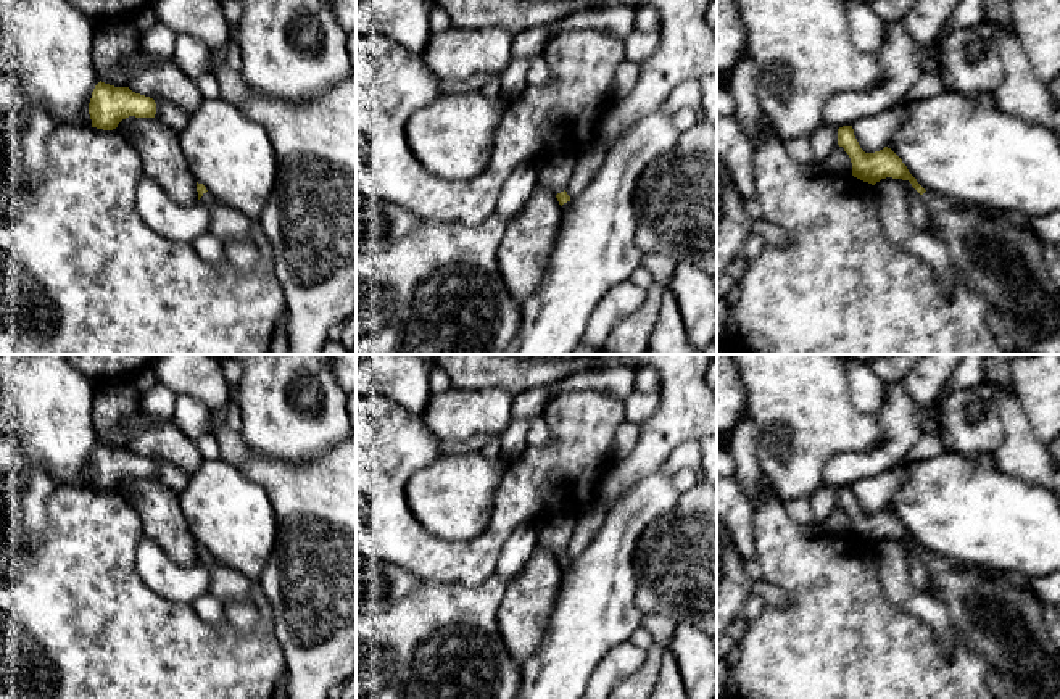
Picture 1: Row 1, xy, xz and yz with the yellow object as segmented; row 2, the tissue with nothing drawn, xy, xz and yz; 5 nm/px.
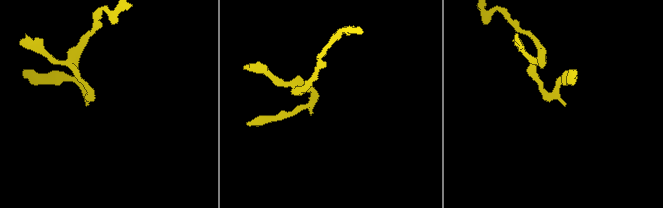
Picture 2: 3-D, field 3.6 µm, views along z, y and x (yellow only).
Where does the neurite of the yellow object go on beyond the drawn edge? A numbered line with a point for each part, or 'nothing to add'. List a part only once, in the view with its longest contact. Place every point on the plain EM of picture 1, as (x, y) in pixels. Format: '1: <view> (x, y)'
1: xy (229, 585)

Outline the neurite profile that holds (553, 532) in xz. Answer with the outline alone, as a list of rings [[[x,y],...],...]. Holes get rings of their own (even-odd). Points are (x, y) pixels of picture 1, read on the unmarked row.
[[[556,509],[538,520],[535,536],[540,546],[554,556],[565,551],[577,523],[577,515]]]

